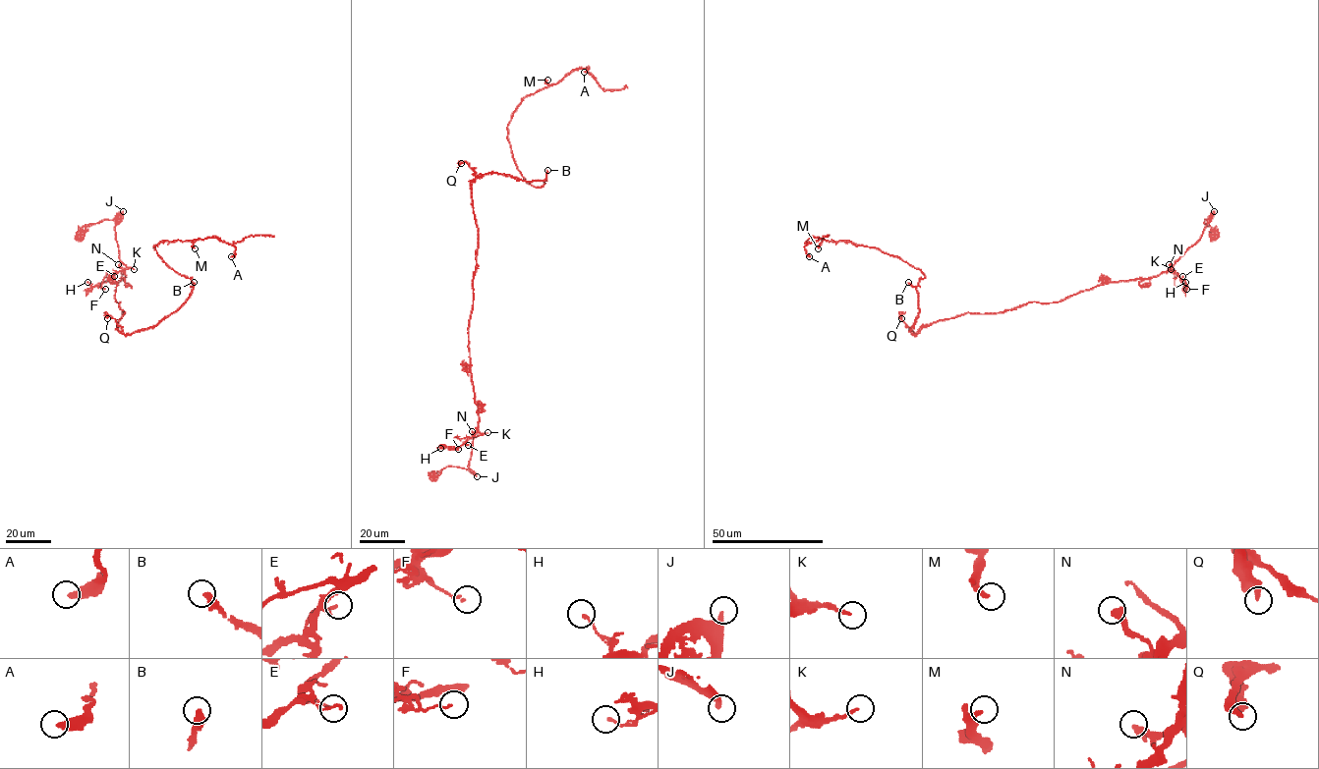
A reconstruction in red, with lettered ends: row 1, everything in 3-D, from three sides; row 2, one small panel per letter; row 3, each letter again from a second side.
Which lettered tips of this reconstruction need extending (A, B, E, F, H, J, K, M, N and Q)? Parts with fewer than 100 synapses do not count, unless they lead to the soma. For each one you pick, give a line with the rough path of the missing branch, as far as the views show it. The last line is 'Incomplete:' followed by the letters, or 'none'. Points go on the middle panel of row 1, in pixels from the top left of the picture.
B: course (547, 170), (564, 123), (609, 109), (642, 109), (660, 87), (668, 98), (677, 95), (689, 110), (682, 121)
Incomplete: B

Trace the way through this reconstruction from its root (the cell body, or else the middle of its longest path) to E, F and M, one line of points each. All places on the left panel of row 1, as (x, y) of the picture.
E: (80, 235), (83, 227), (103, 219), (115, 221), (119, 260), (127, 266), (114, 276)
F: (80, 235), (83, 227), (103, 219), (115, 221), (119, 260), (127, 266), (99, 285), (105, 289)
M: (80, 235), (115, 221), (123, 334), (155, 326), (193, 289), (154, 246), (195, 248)

